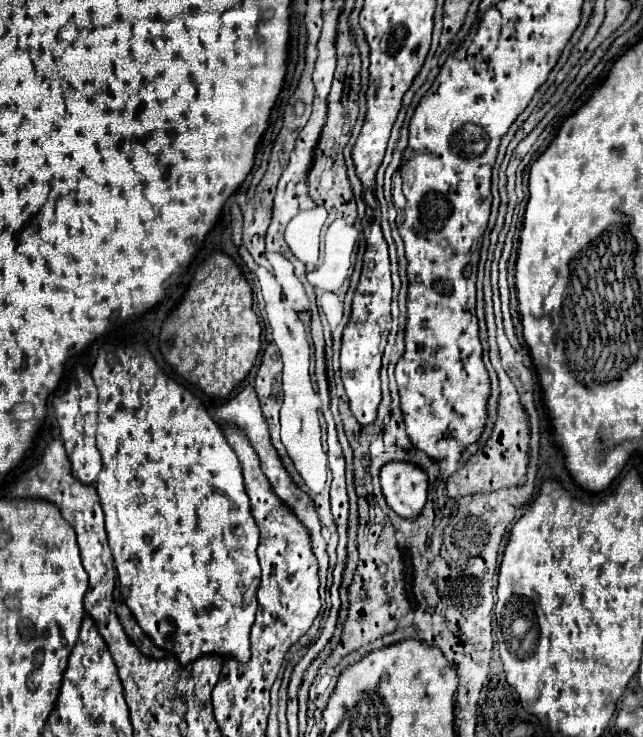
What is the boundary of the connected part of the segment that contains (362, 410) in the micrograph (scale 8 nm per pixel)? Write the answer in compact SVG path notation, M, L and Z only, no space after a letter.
M362 220L364 236L366 236L366 252L362 276L352 302L352 318L344 328L342 352L340 352L340 368L342 382L346 394L350 398L350 410L358 418L360 424L368 426L376 418L376 410L380 404L380 358L386 346L388 330L390 330L390 296L392 296L392 280L390 280L390 260L388 246L382 236L380 220Z

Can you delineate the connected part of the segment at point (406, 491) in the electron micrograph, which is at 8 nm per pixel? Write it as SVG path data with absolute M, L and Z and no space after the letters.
M402 460L386 462L380 468L380 484L390 508L402 518L416 518L428 496L428 476L426 472Z

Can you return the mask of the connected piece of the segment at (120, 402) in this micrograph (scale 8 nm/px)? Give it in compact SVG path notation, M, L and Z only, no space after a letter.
M126 346L126 348L102 348L98 354L98 360L92 368L92 378L98 388L98 450L102 454L102 472L98 474L96 482L96 492L100 496L100 504L104 510L104 520L106 520L106 534L108 534L108 546L112 550L114 562L116 562L116 572L120 580L120 590L126 606L132 610L136 622L148 634L148 638L166 654L176 656L180 666L192 664L196 658L204 654L216 654L220 658L236 658L238 662L248 662L250 658L250 628L254 624L256 616L256 596L252 596L250 602L244 602L246 592L254 586L256 580L260 580L260 564L256 556L258 548L258 526L250 514L250 498L244 488L244 476L240 462L230 448L230 444L224 438L224 432L220 426L210 418L210 414L204 410L202 402L188 392L186 388L168 378L158 364L154 362L152 354L144 346Z

